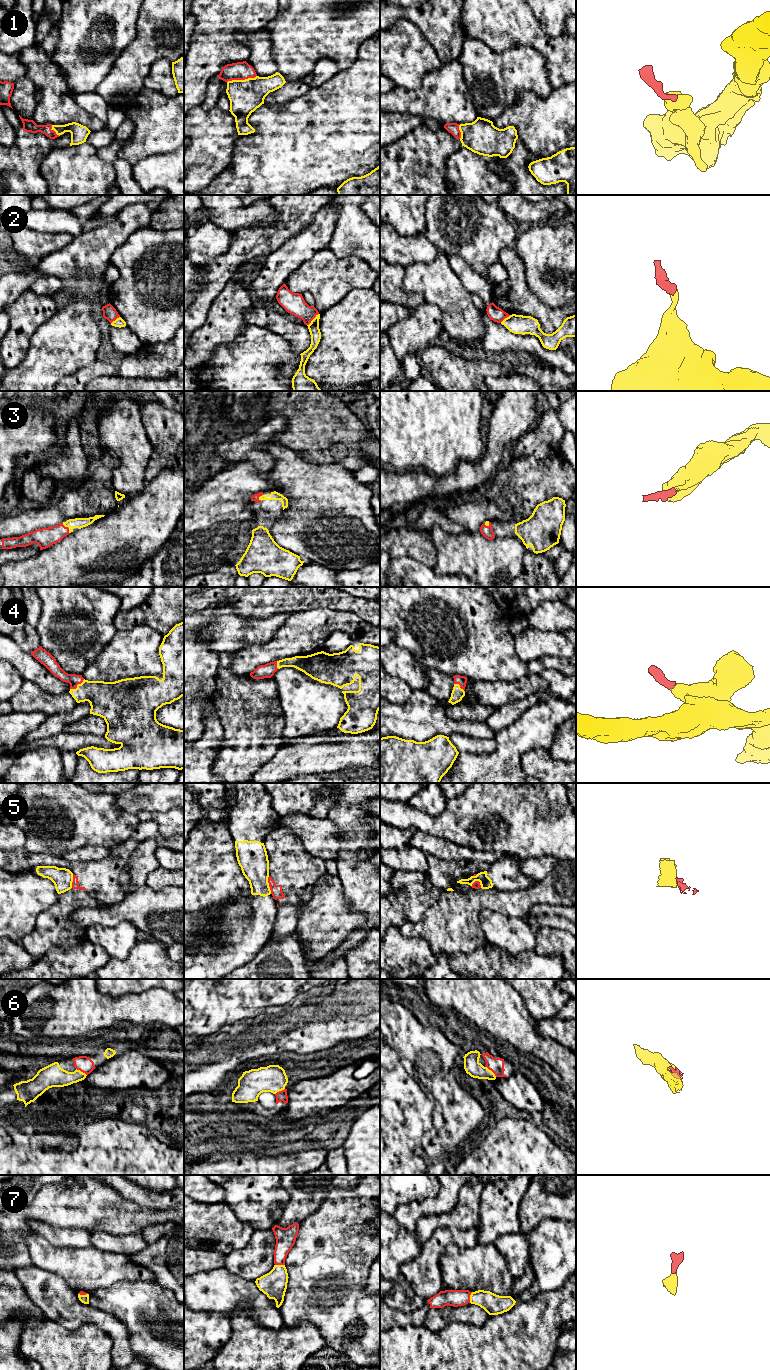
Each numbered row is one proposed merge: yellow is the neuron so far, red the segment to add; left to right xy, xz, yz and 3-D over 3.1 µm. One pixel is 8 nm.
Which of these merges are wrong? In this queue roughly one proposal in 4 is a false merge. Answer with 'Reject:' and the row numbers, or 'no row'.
Reject: 2, 5

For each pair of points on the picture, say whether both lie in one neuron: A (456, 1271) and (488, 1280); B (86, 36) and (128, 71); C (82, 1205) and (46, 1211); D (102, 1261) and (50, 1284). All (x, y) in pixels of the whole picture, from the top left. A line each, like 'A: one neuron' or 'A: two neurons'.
A: one neuron
B: two neurons
C: one neuron
D: two neurons

